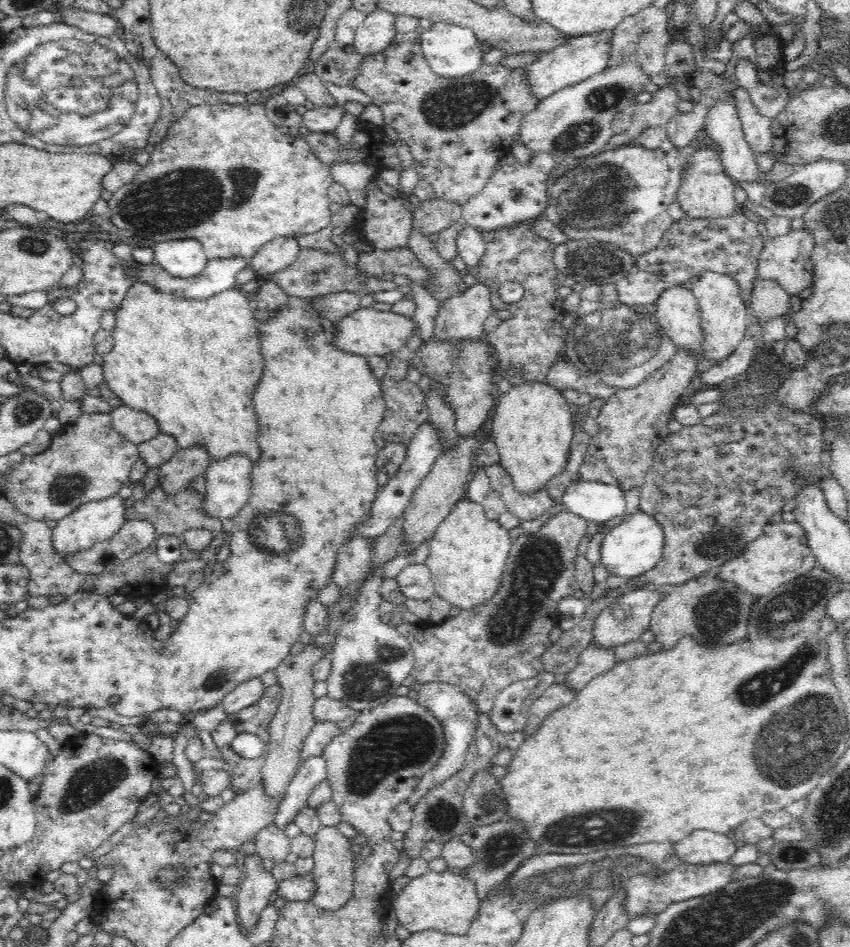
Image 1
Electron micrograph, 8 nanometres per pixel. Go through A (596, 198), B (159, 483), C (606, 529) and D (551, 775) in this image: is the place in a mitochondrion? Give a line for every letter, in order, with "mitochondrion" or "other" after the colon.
A: mitochondrion
B: other
C: other
D: other

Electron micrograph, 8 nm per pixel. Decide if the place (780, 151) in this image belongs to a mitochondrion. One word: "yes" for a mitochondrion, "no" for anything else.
no

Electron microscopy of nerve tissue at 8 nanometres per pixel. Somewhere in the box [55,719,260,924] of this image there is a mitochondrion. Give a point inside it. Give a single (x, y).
(169, 875)

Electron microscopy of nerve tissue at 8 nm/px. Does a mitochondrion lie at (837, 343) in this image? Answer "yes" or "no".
yes

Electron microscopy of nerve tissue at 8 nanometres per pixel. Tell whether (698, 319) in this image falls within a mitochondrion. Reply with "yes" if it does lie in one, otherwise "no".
no

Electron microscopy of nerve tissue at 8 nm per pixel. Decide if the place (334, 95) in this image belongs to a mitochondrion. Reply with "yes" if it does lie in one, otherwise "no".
no

